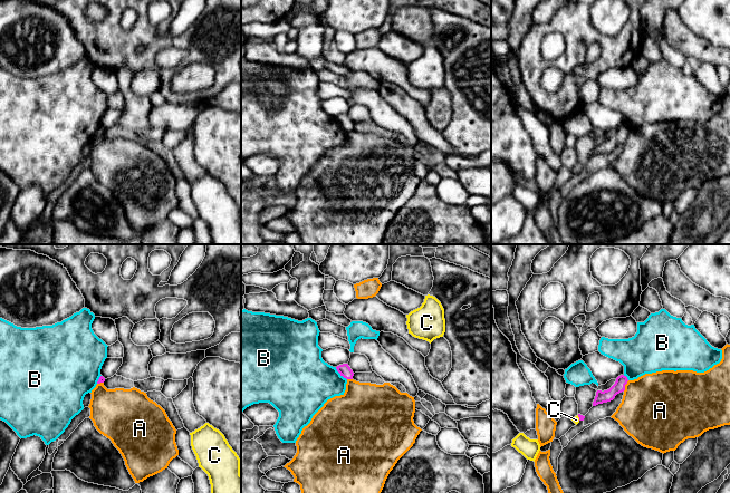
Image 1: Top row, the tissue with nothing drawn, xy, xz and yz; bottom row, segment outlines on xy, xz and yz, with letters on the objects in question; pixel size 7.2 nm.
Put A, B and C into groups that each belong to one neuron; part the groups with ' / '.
A / B / C

